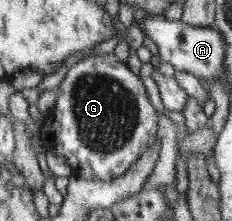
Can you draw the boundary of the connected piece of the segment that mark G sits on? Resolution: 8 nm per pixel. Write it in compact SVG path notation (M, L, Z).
M113 52L83 58L58 86L55 105L42 124L51 141L46 149L62 155L75 177L111 181L122 176L154 144L159 113L145 92L143 80Z

